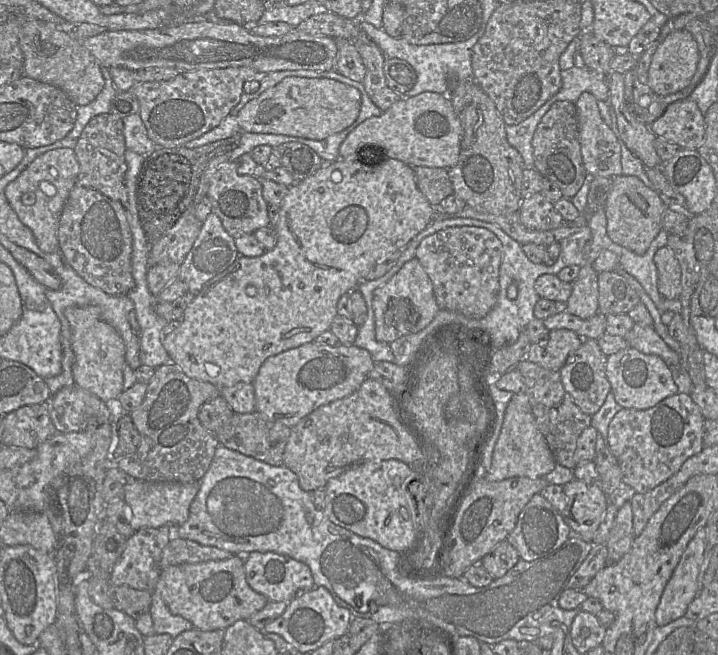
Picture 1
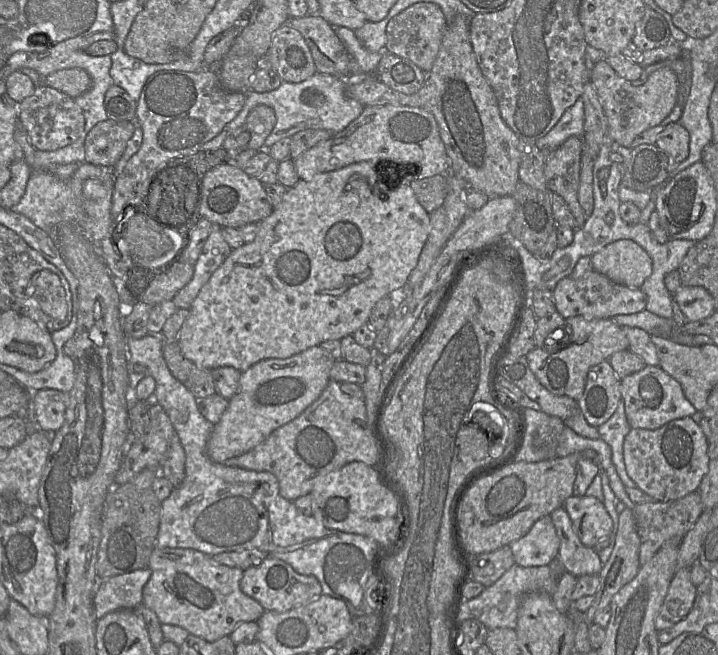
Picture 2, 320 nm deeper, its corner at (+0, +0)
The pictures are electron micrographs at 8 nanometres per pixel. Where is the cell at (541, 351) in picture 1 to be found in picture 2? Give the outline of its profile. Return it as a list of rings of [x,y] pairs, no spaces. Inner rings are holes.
[[[573,316],[566,319],[564,329],[553,333],[556,341],[548,342],[543,348],[535,347],[526,358],[531,371],[548,391],[578,400],[585,389],[590,369],[602,361],[608,361],[614,353],[628,350],[629,341],[622,327],[610,318]]]

